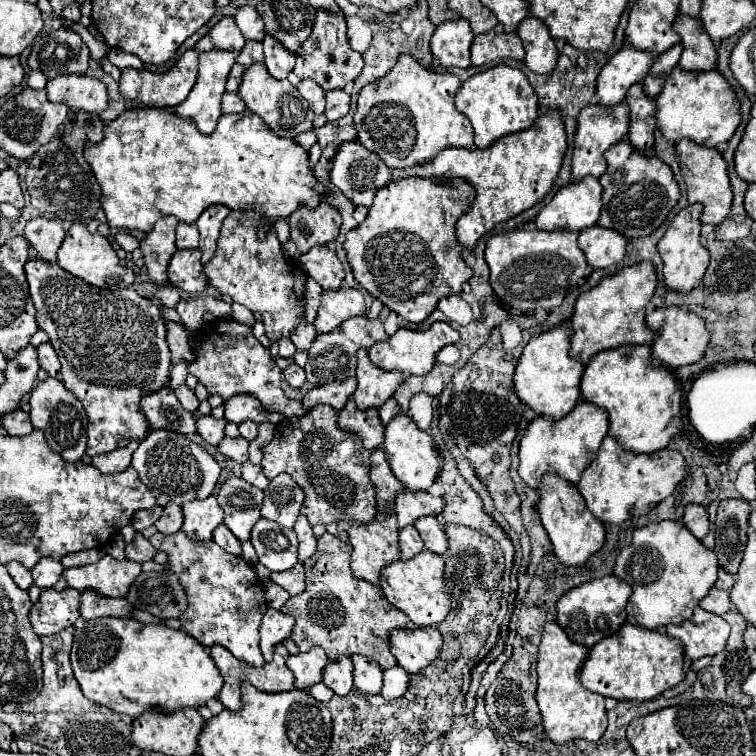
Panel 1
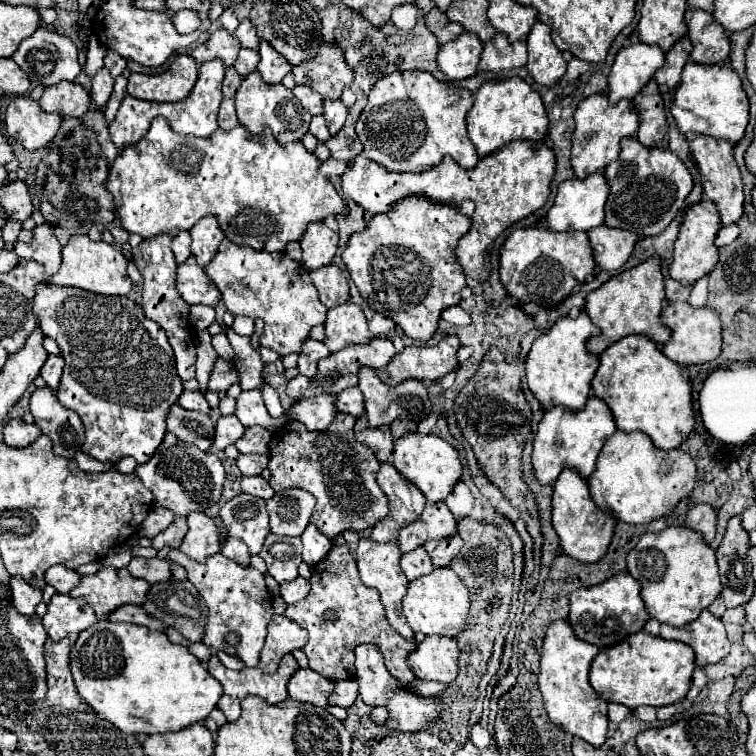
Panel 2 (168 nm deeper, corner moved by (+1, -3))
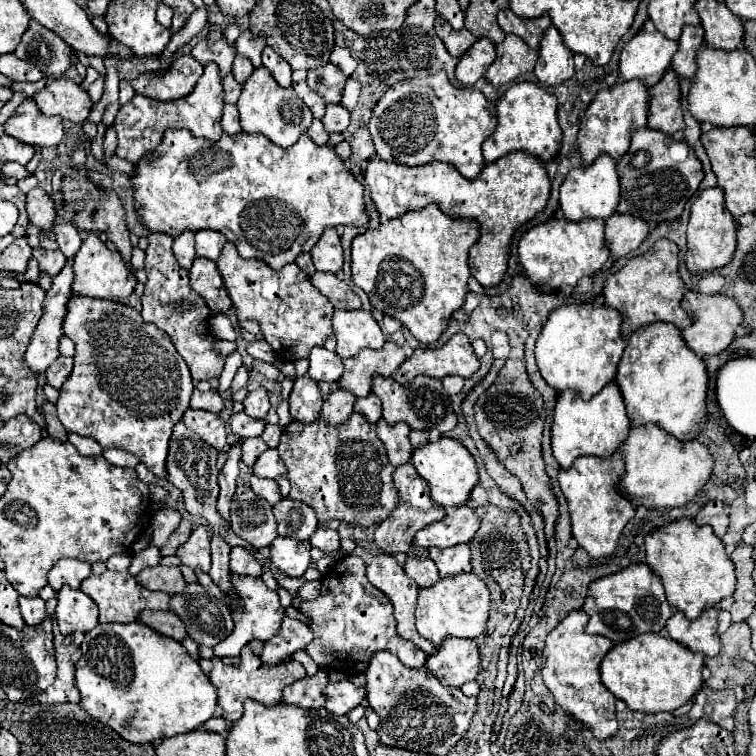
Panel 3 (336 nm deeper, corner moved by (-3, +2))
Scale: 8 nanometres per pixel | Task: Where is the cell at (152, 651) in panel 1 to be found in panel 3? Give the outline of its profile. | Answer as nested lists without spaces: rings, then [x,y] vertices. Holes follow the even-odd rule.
[[[140,621],[98,623],[90,633],[86,633],[80,651],[82,657],[76,663],[76,687],[82,695],[82,709],[86,709],[94,719],[110,725],[130,743],[152,743],[164,737],[190,733],[206,723],[216,711],[218,691],[202,673],[198,661],[188,655],[182,643],[158,635]]]

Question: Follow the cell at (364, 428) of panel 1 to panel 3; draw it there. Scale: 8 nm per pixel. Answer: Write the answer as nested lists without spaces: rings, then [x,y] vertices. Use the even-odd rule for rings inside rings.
[[[380,419],[376,423],[376,435],[384,443],[386,453],[388,453],[388,461],[394,467],[406,463],[412,455],[412,445],[408,441],[408,433],[410,433],[410,427],[406,427],[406,423],[388,425],[384,419]]]

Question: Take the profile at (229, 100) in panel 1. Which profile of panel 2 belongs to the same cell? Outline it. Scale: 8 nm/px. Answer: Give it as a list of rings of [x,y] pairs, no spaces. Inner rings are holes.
[[[224,100],[224,102],[220,104],[218,126],[222,126],[222,130],[232,130],[232,128],[238,126],[236,110],[234,110],[234,100]]]

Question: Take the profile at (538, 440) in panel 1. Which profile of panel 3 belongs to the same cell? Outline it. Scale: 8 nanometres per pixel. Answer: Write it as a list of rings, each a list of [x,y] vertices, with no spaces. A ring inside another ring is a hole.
[[[608,383],[592,401],[584,401],[574,391],[564,391],[558,395],[554,407],[554,423],[552,423],[552,453],[562,469],[568,469],[576,457],[596,455],[610,457],[616,453],[624,435],[630,431],[630,421],[624,411],[624,401],[614,383]]]

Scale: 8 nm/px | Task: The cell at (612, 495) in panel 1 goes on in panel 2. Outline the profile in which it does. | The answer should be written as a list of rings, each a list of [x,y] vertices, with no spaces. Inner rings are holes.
[[[616,430],[604,444],[594,474],[588,478],[594,502],[628,524],[652,522],[672,512],[696,484],[696,462],[682,450],[660,450],[642,432]]]

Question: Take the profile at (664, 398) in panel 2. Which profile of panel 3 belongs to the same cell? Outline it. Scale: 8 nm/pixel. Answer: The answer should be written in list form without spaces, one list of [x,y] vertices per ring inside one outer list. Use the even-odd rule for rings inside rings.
[[[654,323],[632,333],[614,377],[632,427],[654,423],[678,441],[692,441],[706,423],[706,365],[684,343],[672,323]]]

